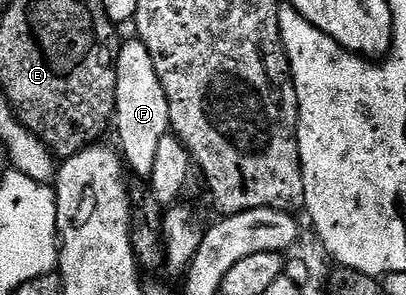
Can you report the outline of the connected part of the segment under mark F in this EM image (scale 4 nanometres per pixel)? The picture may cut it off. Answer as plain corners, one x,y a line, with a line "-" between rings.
137,40
123,41
118,52
114,116
116,130
118,126
117,145
129,173
131,170
136,177
148,180
156,164
156,150
160,140
165,138
170,130
170,117
168,100
164,96
160,78
156,76
150,53
145,44

